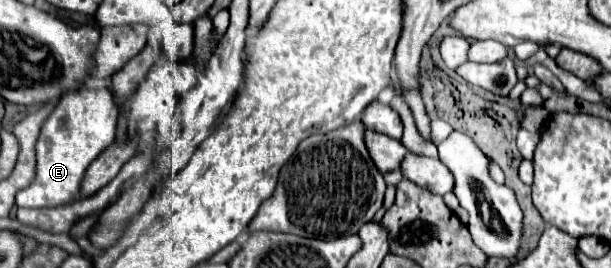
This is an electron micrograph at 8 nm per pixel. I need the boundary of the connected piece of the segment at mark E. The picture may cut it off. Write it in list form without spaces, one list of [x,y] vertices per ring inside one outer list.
[[[80,88],[80,92],[66,94],[40,130],[36,142],[36,178],[16,194],[16,206],[48,208],[72,202],[80,192],[80,182],[90,162],[114,142],[116,120],[118,106],[110,88]]]

